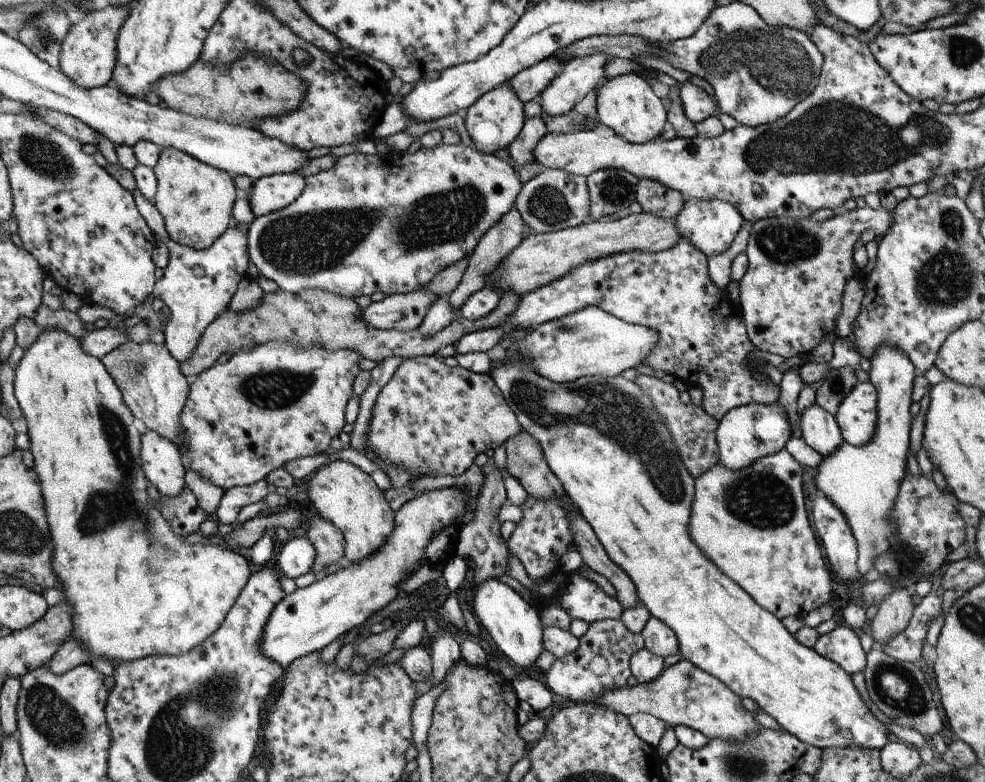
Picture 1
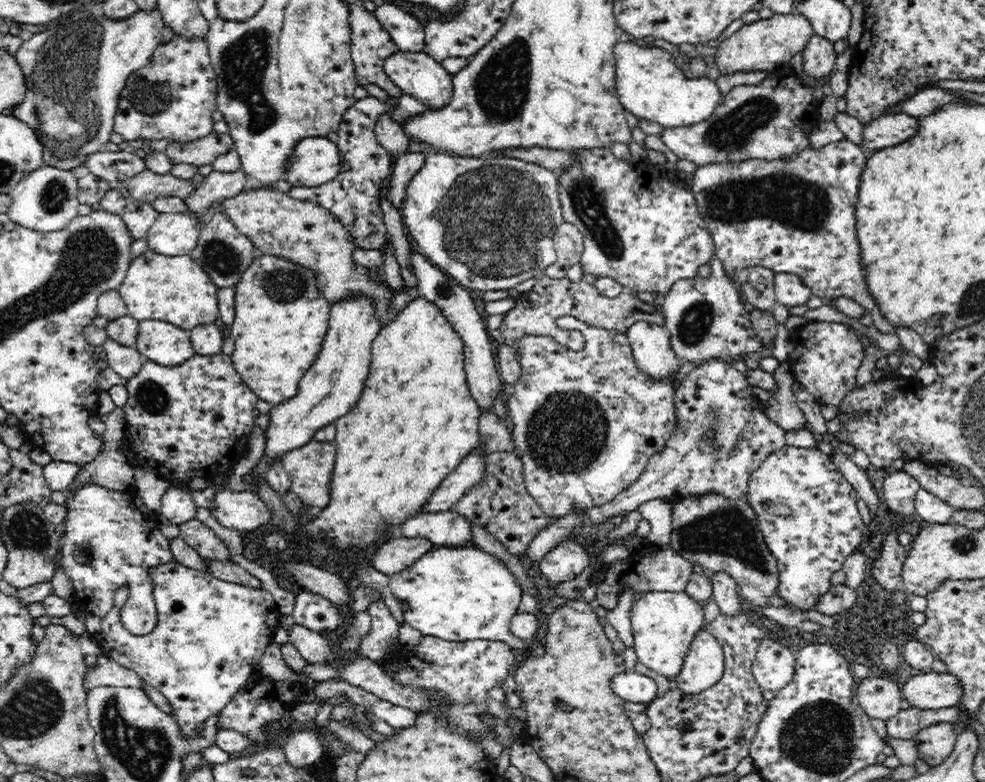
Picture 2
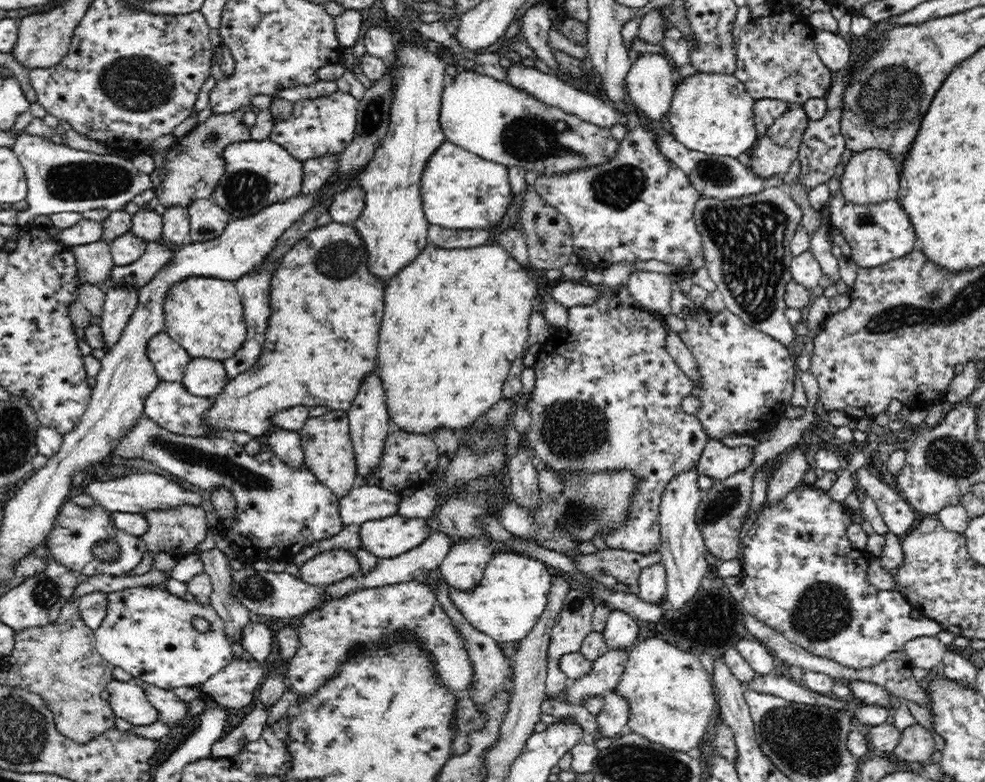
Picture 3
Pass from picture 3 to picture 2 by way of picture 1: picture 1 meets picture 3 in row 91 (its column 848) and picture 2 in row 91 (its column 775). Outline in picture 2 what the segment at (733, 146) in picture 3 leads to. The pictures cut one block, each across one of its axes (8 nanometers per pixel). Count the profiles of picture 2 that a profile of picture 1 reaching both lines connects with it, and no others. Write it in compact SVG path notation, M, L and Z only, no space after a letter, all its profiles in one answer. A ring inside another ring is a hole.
M618 41L613 48L615 89L618 102L636 118L645 118L665 128L698 124L709 118L722 102L718 85L708 75L694 78L685 67L686 59L659 47L640 47L637 43Z

